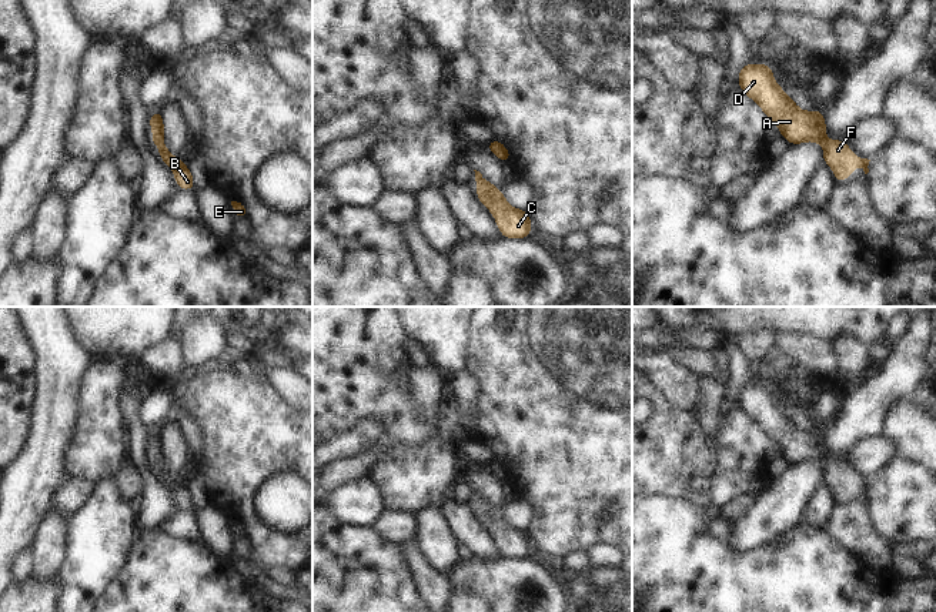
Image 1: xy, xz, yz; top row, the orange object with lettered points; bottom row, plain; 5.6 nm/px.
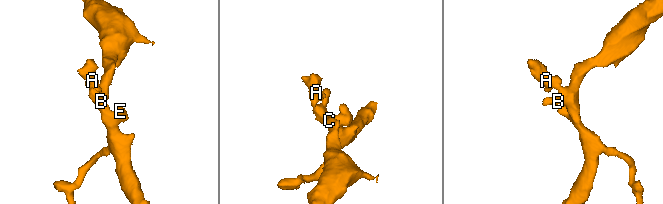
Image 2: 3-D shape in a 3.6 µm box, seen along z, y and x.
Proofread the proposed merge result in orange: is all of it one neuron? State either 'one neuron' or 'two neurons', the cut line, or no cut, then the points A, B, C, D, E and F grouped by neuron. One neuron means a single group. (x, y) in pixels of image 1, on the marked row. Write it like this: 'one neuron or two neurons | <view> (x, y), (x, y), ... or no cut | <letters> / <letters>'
one neuron | no cut | A B C D E F

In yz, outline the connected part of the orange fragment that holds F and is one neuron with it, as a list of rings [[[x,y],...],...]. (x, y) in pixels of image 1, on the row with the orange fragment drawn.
[[[745,64],[739,71],[743,93],[755,100],[760,110],[779,127],[780,136],[789,144],[815,141],[823,147],[823,161],[830,165],[835,180],[842,181],[852,175],[856,165],[869,173],[868,158],[858,158],[845,141],[826,140],[826,123],[820,110],[803,111],[773,80],[772,67],[766,64]]]

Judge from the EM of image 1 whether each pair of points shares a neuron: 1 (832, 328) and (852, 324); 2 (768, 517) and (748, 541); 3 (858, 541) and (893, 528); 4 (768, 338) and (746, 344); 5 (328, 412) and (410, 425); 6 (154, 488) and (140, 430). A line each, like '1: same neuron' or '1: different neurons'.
1: same neuron
2: same neuron
3: different neurons
4: same neuron
5: same neuron
6: same neuron

